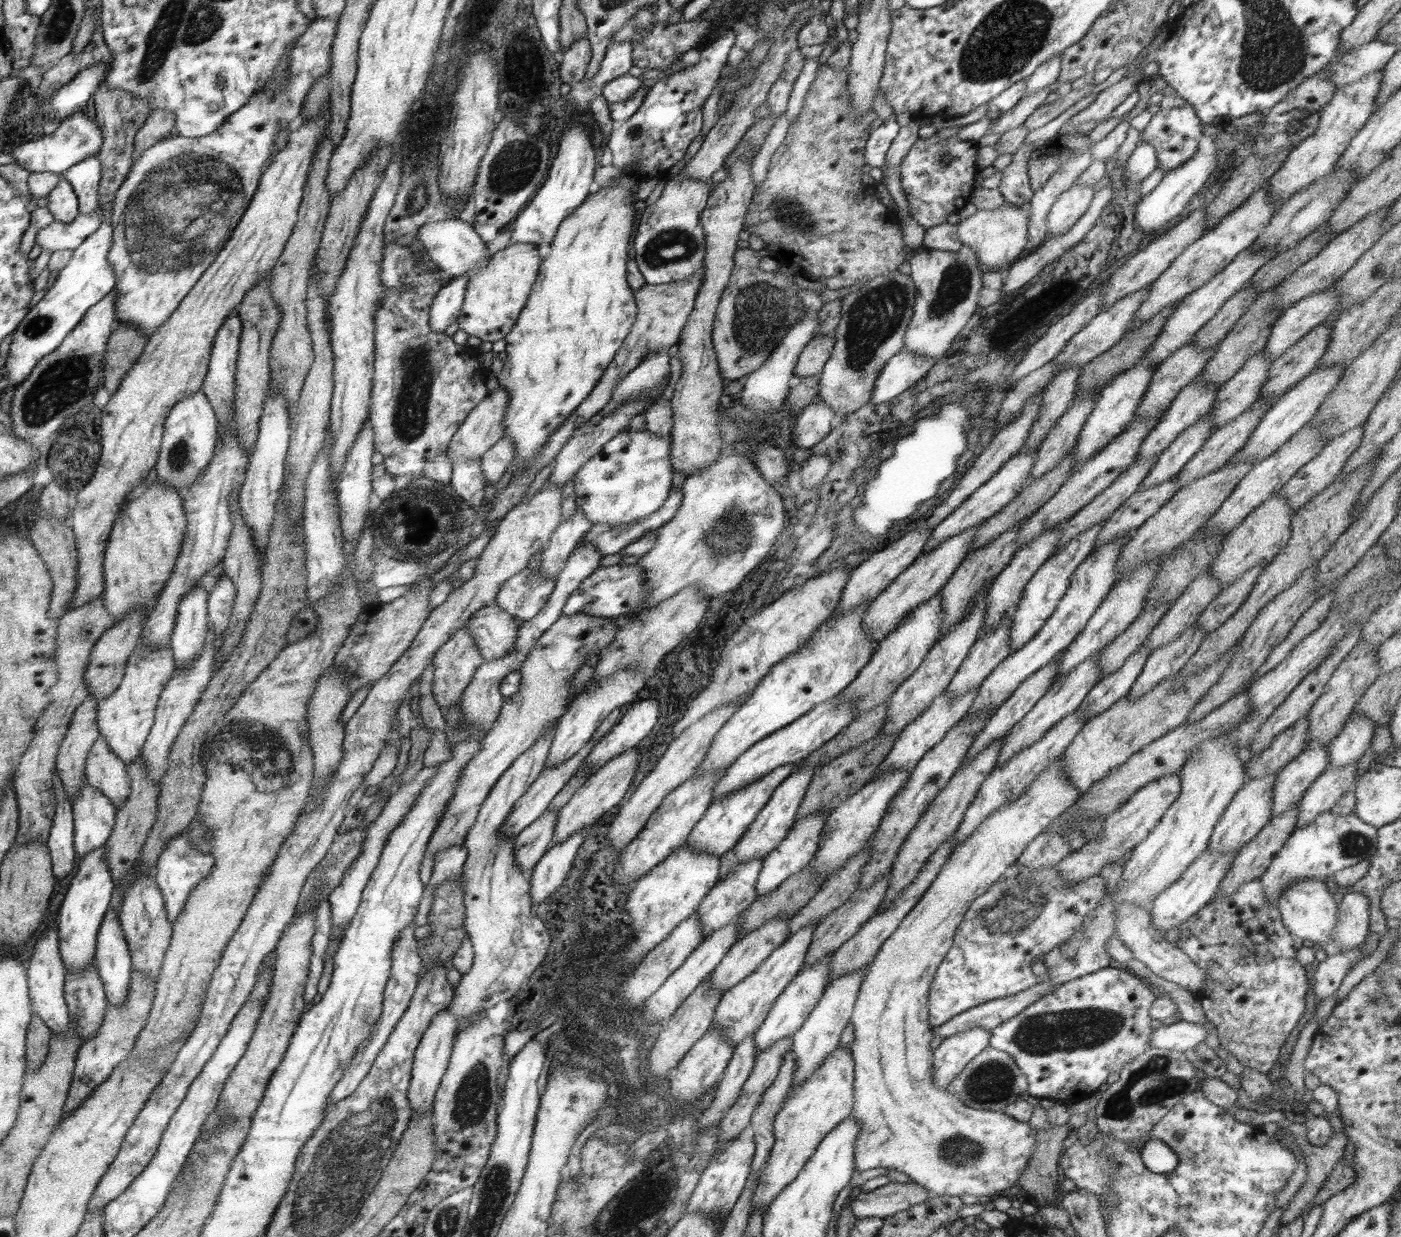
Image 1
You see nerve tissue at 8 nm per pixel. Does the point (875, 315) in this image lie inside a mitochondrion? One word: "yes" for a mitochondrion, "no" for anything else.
yes

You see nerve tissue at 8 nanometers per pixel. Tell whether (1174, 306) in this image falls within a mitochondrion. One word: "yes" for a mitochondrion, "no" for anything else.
no

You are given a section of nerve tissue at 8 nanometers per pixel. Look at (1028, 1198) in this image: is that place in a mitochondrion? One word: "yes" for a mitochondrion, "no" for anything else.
no

